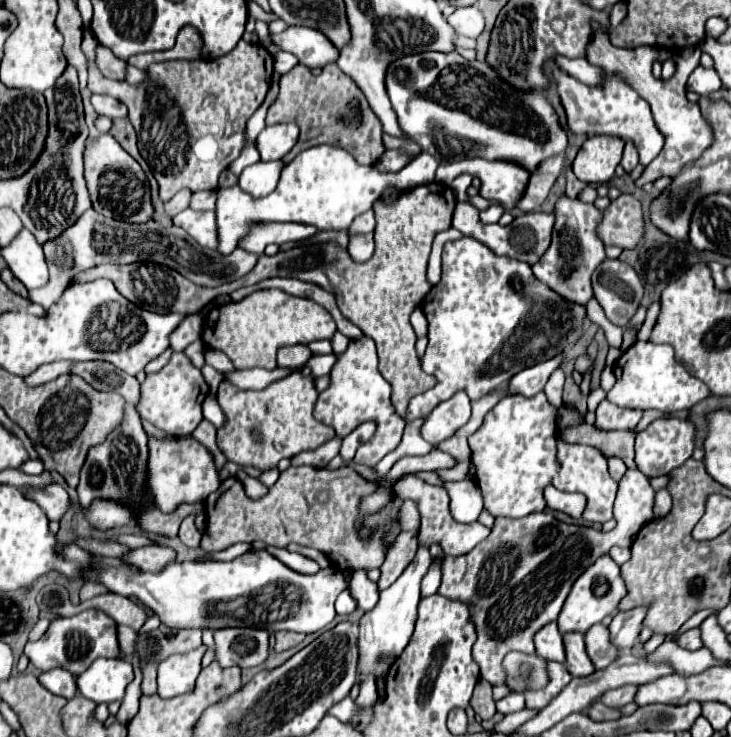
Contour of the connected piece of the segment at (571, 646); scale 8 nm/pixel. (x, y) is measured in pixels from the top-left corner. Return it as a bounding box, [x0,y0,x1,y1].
[563,633,595,677]

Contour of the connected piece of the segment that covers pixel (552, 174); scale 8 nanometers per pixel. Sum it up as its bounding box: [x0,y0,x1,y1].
[517,153,571,213]

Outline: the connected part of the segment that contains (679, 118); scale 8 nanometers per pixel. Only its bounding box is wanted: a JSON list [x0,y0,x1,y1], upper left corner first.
[587,31,711,187]

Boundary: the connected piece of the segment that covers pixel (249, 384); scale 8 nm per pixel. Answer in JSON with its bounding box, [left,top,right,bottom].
[223,367,301,389]

